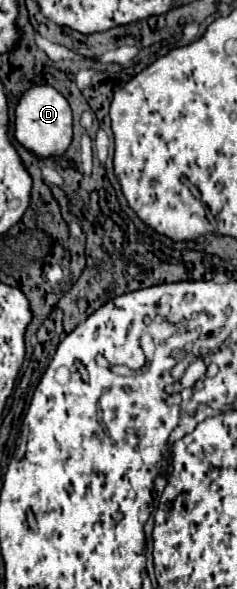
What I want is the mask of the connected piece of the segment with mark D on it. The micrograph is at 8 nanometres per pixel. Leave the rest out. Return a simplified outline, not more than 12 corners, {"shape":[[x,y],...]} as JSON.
{"shape":[[48,85],[24,93],[16,138],[42,158],[66,152],[72,110]]}

